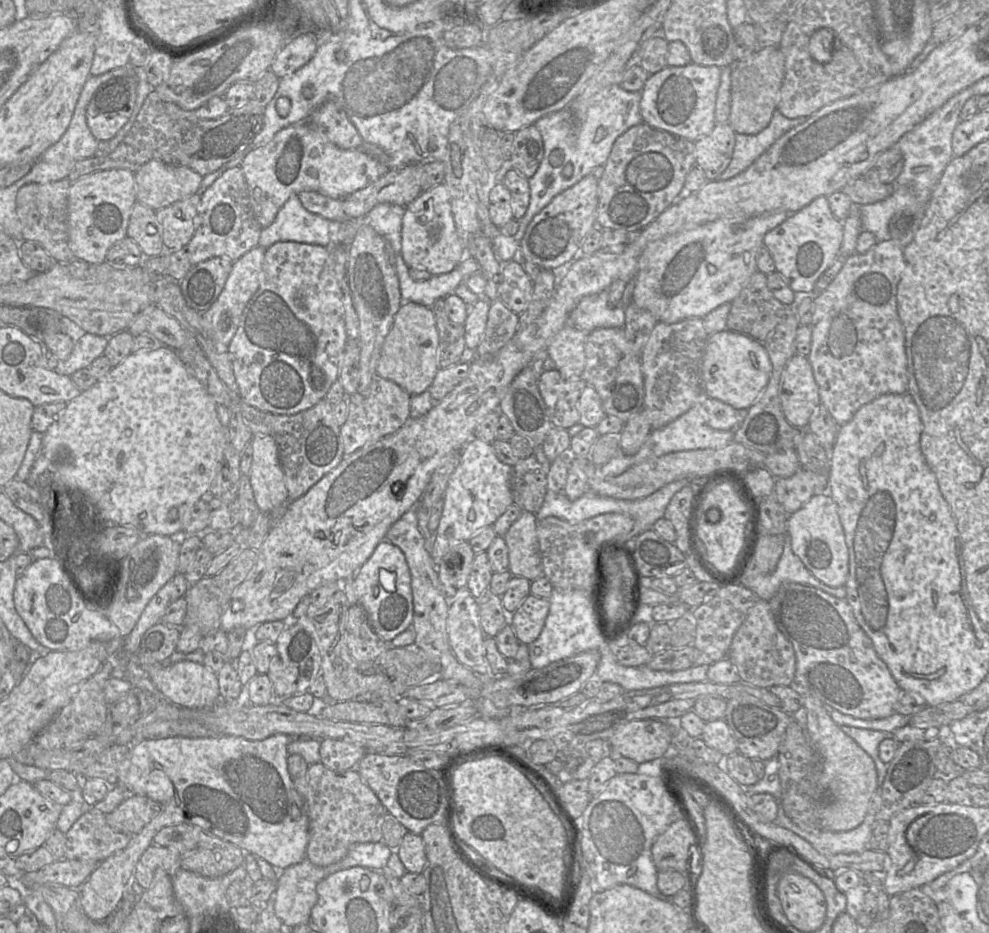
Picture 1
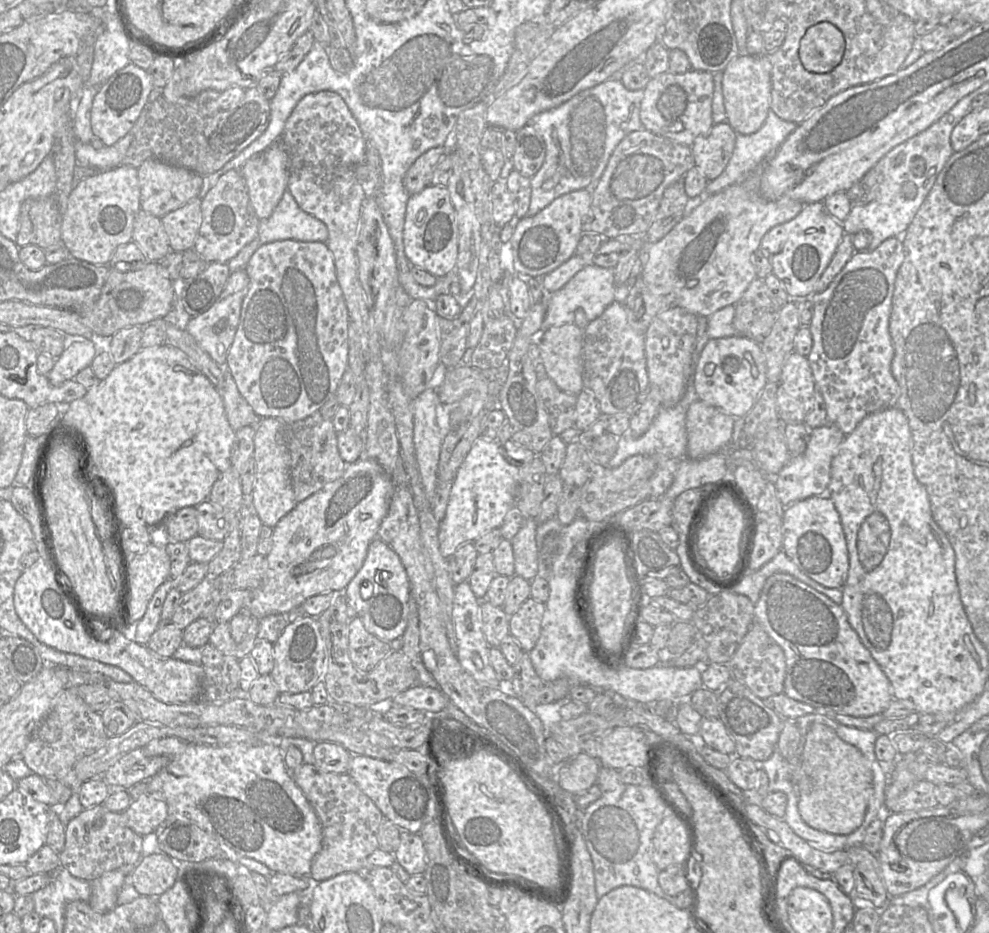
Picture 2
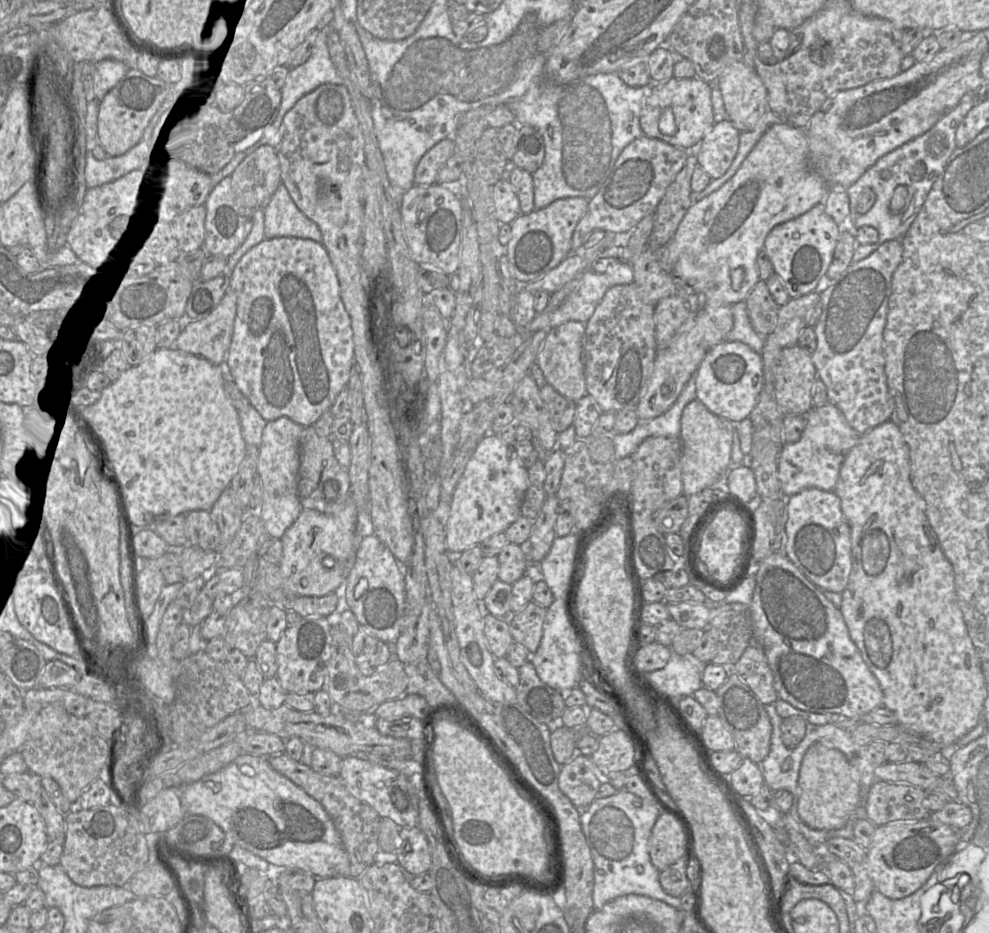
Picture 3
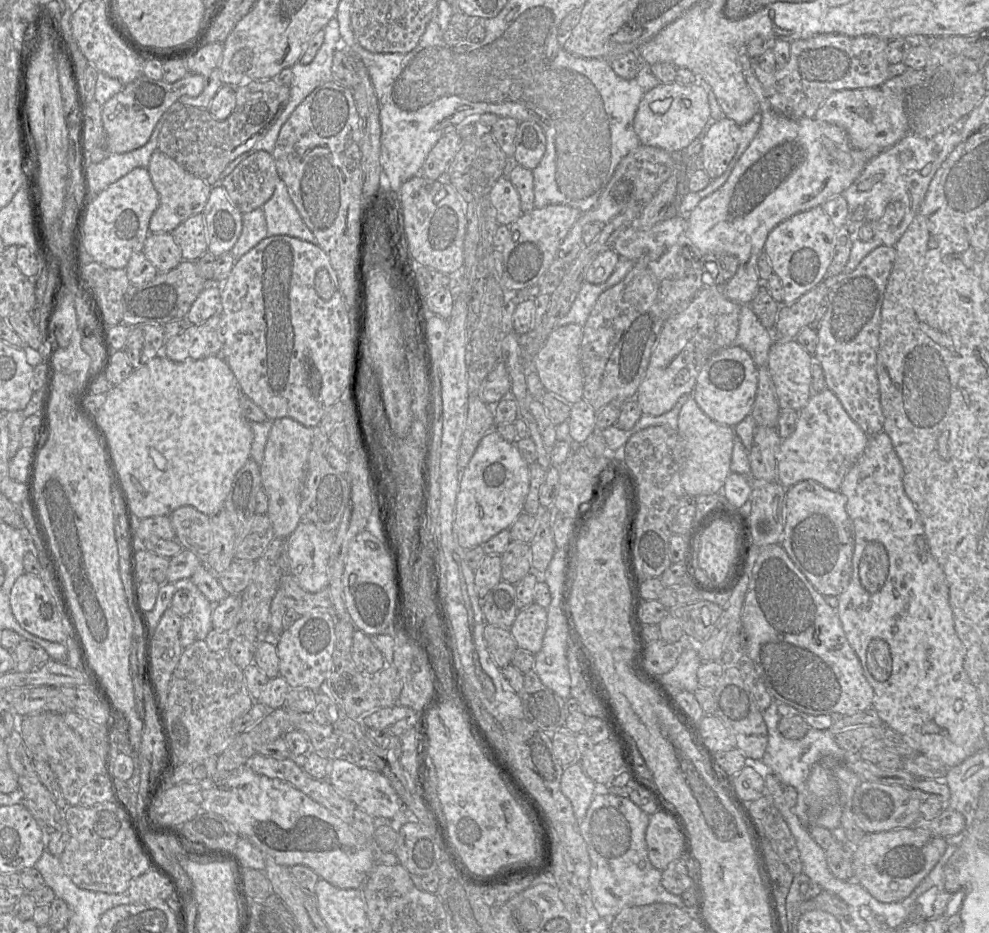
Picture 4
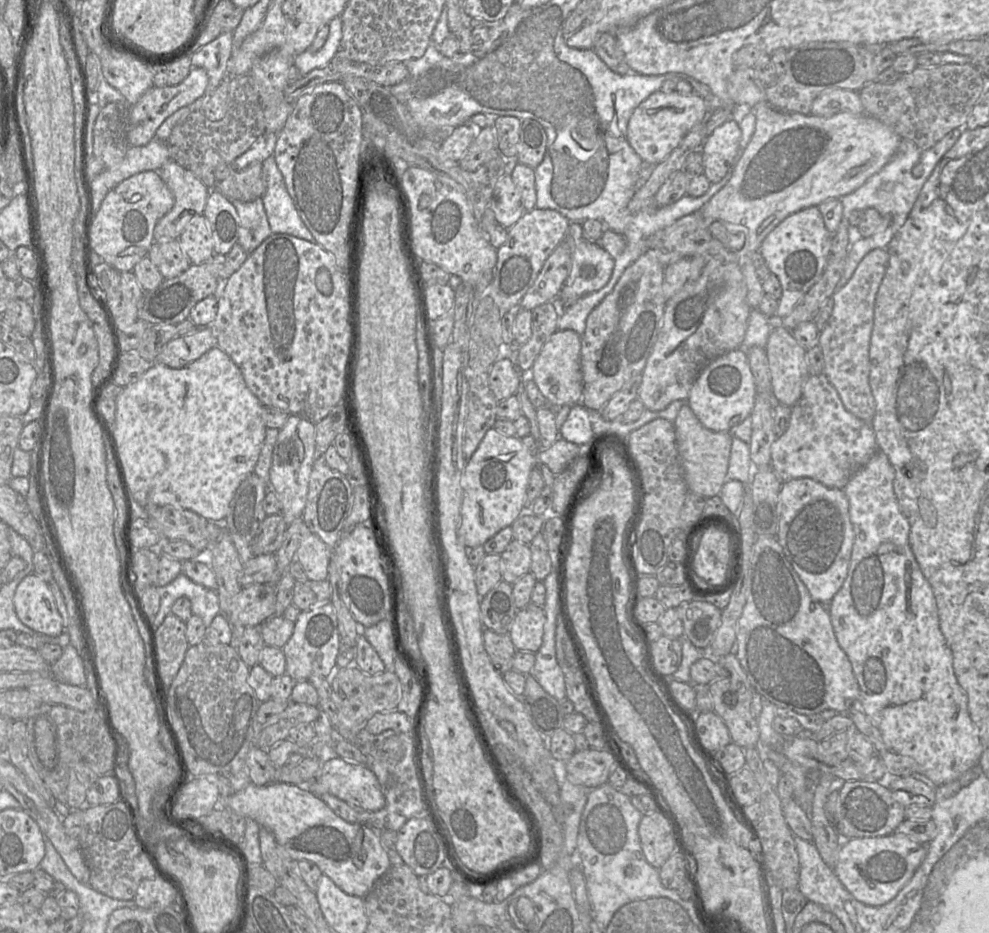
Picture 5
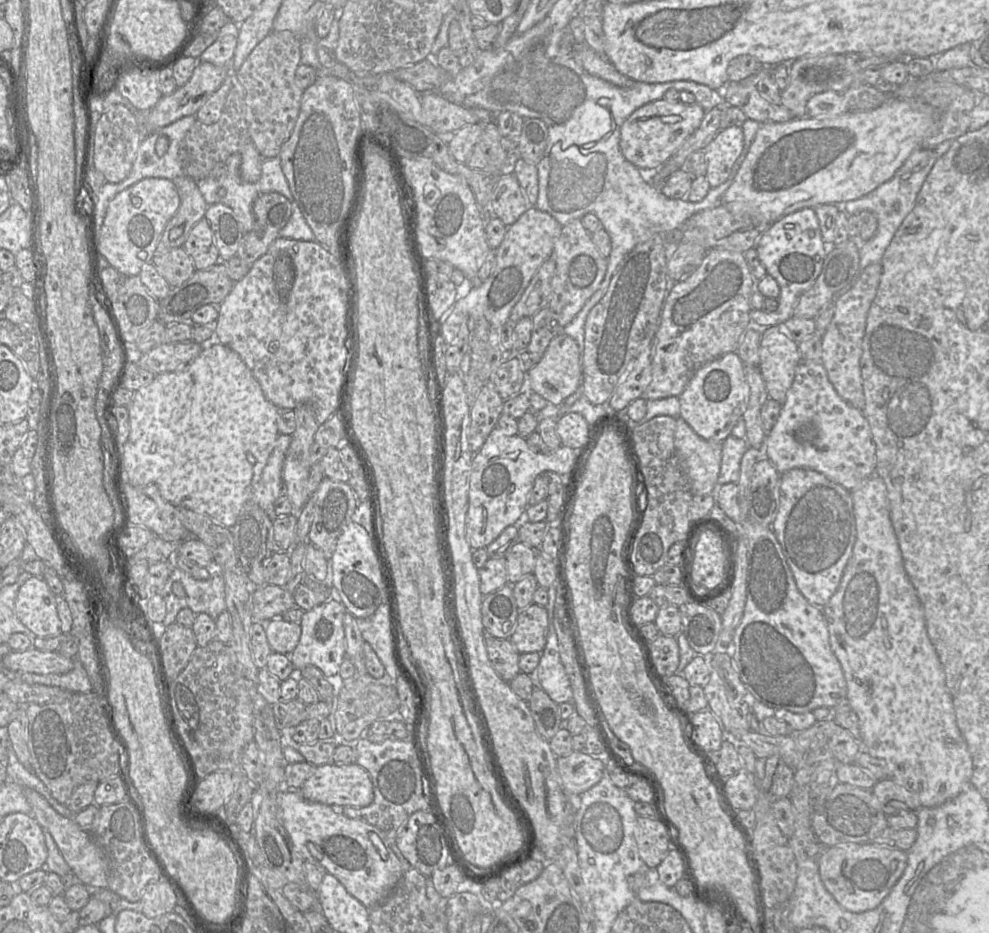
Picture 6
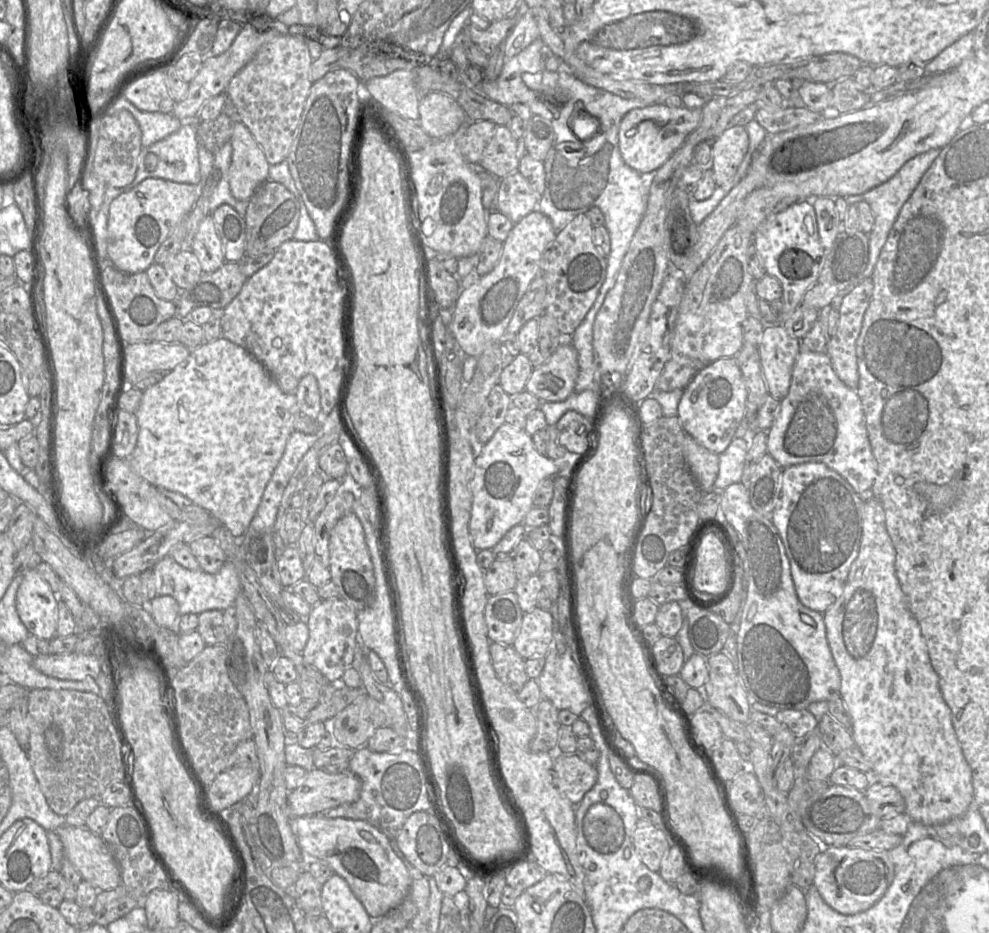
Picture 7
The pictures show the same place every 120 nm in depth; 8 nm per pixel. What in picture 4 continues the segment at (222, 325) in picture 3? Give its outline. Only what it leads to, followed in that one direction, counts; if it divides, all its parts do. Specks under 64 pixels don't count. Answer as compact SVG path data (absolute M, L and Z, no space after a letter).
M220 310L200 325L190 324L184 332L165 343L162 354L175 362L221 355L219 322Z

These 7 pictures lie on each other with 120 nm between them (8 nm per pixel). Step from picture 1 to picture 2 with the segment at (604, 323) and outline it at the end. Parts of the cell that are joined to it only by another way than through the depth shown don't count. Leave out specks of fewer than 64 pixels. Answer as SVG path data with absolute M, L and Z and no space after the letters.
M588 263L578 271L561 289L548 294L544 328L562 326L575 322L575 311L582 308L586 320L598 318L612 302L624 304L629 294L629 285L617 285L614 281L613 268L604 268Z

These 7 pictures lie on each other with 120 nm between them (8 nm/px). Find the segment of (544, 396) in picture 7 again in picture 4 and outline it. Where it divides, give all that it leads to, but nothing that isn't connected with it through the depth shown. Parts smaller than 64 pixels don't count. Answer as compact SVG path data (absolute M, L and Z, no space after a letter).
M577 324L555 327L532 362L532 369L538 374L546 391L557 394L570 405L583 399L584 377L580 358L582 338L583 327Z

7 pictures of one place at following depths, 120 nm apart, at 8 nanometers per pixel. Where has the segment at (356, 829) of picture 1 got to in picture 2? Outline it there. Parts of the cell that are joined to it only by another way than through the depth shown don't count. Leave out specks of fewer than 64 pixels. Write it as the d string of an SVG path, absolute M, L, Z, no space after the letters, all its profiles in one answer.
M304 763L291 774L296 785L315 810L322 827L322 847L312 861L309 875L312 882L318 883L344 872L364 873L367 858L379 848L378 830L384 819L380 809L362 792L348 773L325 772L316 765Z

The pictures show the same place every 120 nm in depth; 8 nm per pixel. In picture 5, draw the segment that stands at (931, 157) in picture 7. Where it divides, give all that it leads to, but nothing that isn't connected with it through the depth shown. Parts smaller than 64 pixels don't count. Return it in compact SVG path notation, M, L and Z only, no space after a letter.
M956 128L946 134L933 147L921 149L909 139L902 139L900 145L891 160L876 174L872 175L861 187L840 198L843 205L843 217L849 223L849 216L855 210L876 209L881 215L890 214L892 223L884 230L879 230L872 236L861 238L853 242L846 257L846 265L843 275L835 287L835 292L843 288L854 274L861 260L872 250L886 248L894 235L907 220L918 195L934 170L935 166L943 158L960 137L965 128Z

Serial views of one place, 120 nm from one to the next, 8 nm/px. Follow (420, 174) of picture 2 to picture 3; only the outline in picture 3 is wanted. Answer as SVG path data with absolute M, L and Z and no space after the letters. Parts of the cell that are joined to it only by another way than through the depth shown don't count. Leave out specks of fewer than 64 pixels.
M445 138L430 148L415 168L414 185L429 186L436 183L439 170L455 151L451 138Z

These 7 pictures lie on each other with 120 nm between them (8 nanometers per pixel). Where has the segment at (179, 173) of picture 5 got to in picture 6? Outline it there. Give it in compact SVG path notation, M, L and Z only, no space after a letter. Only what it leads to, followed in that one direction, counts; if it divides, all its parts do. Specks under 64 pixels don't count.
M183 175L176 177L172 182L177 188L180 205L167 222L154 256L163 255L173 248L183 247L191 229L205 216L208 207L193 178Z

